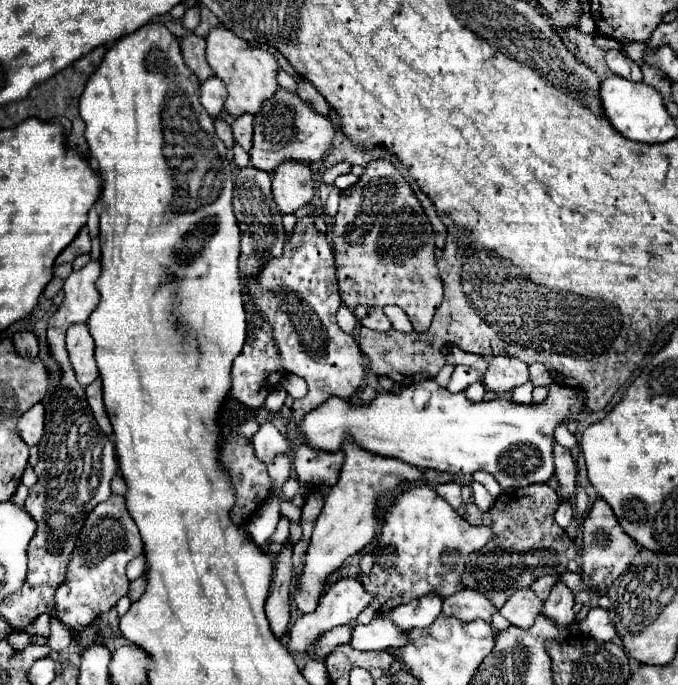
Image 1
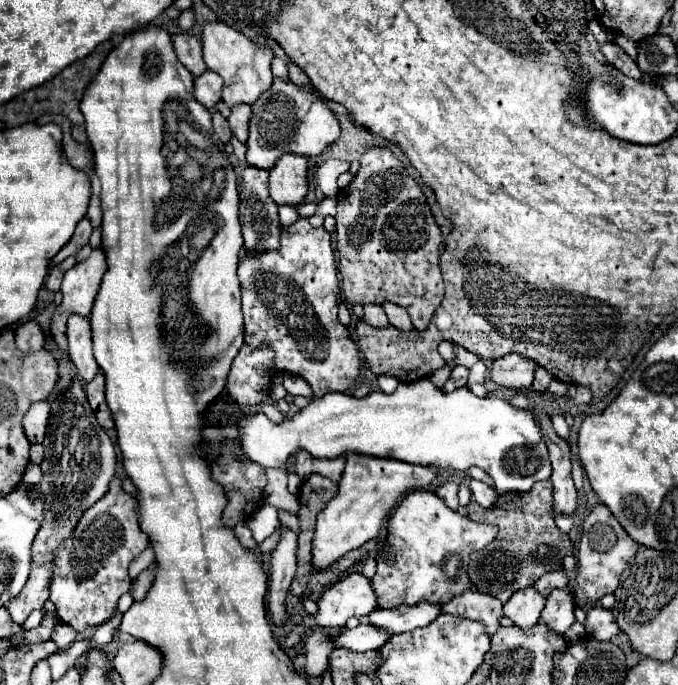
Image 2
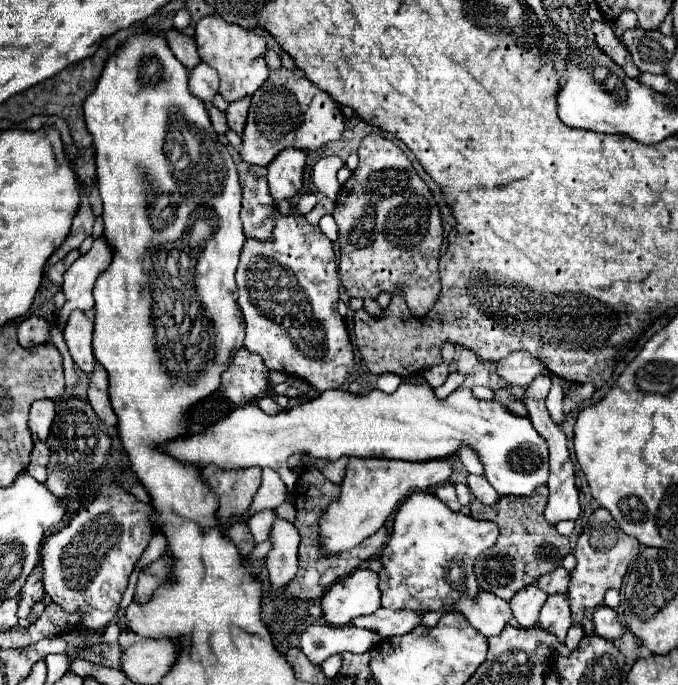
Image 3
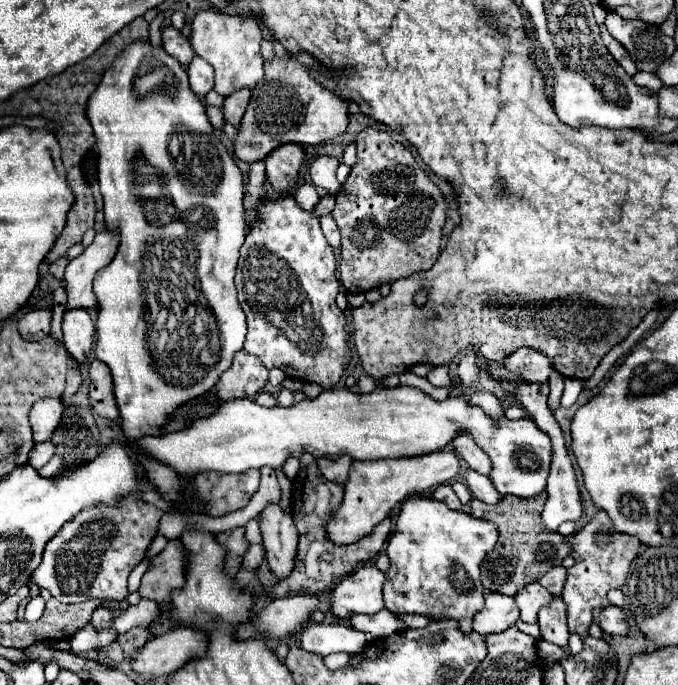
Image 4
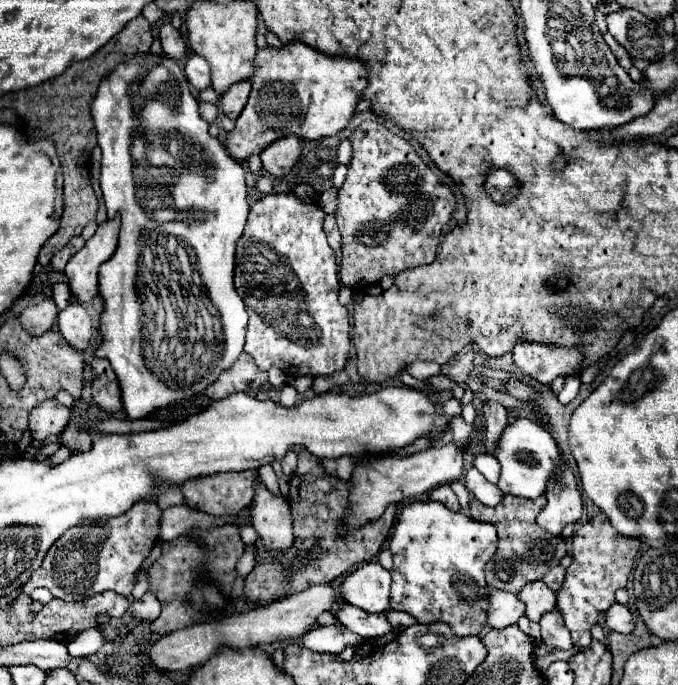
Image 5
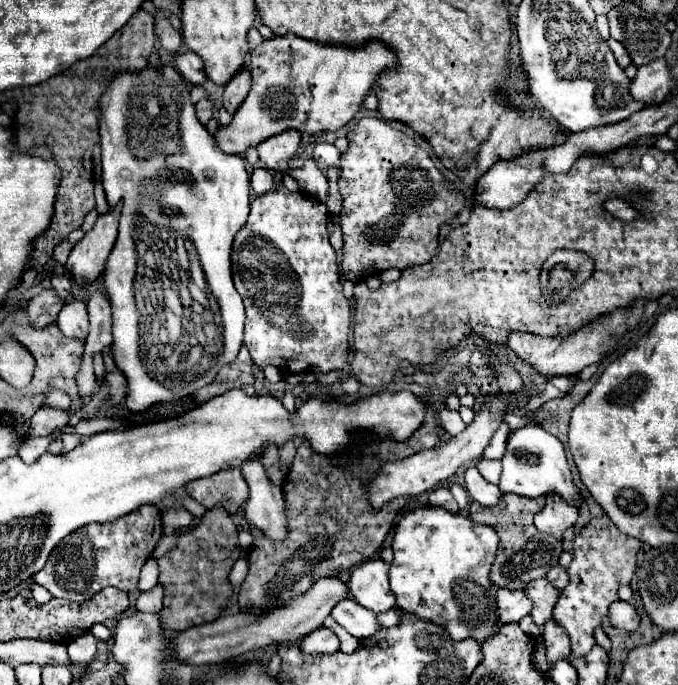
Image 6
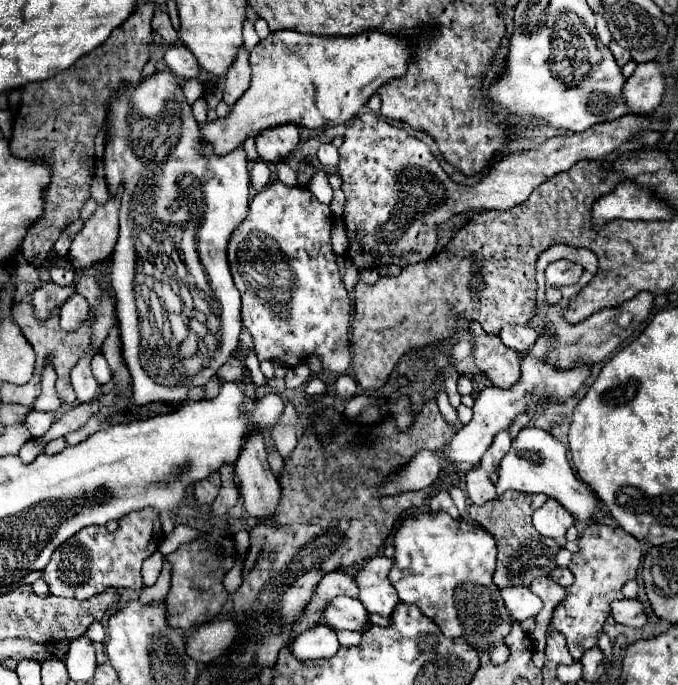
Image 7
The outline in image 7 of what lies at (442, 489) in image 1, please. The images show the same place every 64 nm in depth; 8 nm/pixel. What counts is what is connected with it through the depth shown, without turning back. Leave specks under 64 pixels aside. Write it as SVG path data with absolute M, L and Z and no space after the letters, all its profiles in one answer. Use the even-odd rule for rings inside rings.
M440 490L440 492L436 492L436 494L430 498L430 510L432 510L432 512L446 512L446 514L450 514L454 520L460 518L460 514L458 514L458 510L456 510L456 506L454 506L448 490Z

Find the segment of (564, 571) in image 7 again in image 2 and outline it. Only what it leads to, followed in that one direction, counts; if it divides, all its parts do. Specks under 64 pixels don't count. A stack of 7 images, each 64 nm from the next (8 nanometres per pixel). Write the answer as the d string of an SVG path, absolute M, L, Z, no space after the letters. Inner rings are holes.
M558 570L558 572L548 572L544 574L536 584L536 590L542 594L542 596L548 596L552 590L556 588L568 588L568 576L564 570Z

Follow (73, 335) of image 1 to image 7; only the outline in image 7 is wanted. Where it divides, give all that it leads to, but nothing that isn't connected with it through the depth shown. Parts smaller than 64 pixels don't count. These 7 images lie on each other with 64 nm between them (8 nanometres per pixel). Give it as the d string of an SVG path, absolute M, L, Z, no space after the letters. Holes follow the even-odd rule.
M72 294L60 308L60 326L68 332L76 330L84 322L88 310L90 310L90 306L88 306L86 298L80 294Z

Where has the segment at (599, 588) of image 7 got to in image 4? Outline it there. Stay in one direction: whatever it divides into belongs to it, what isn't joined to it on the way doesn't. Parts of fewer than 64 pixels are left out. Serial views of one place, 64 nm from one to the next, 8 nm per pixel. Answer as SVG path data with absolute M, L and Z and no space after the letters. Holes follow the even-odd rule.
M600 510L580 532L574 534L572 558L576 560L576 564L568 568L564 592L560 594L568 612L568 628L572 634L580 636L582 640L588 638L588 628L594 620L594 610L602 610L610 604L608 590L622 588L626 584L630 564L638 556L640 546L642 546L640 542L630 540L628 536L620 532L608 532L606 526L610 526L608 516L606 512Z

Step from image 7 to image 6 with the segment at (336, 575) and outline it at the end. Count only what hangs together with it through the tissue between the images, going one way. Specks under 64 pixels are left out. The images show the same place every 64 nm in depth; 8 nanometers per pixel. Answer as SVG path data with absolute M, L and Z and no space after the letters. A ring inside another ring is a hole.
M326 576L314 582L314 586L294 598L290 604L284 604L284 608L276 608L274 612L266 616L250 616L250 614L236 614L236 616L222 616L214 622L200 624L194 628L188 628L184 632L178 632L172 640L172 648L176 648L176 654L180 660L202 666L202 664L214 664L222 660L230 660L242 652L250 652L256 648L270 646L274 642L296 642L314 628L322 628L324 618L330 614L332 606L348 596L348 586L338 576Z

